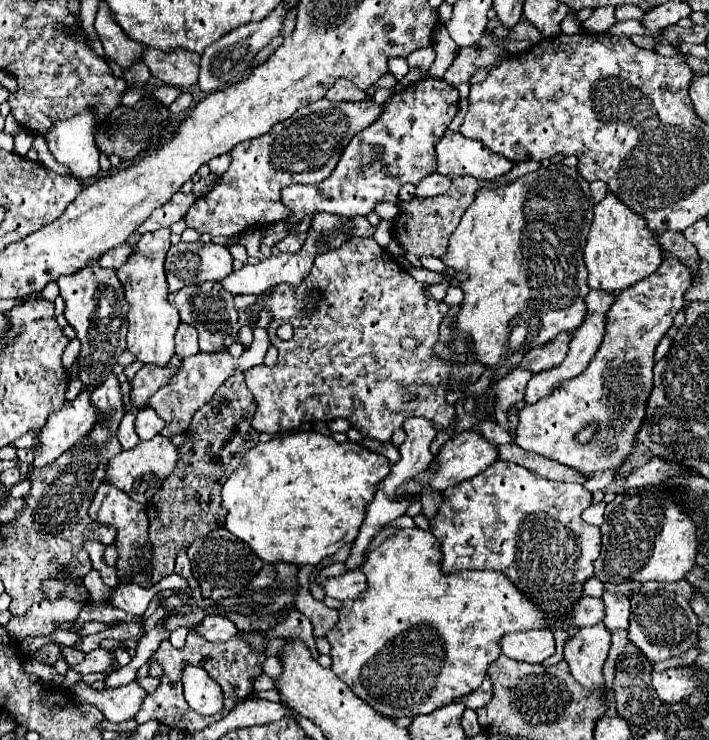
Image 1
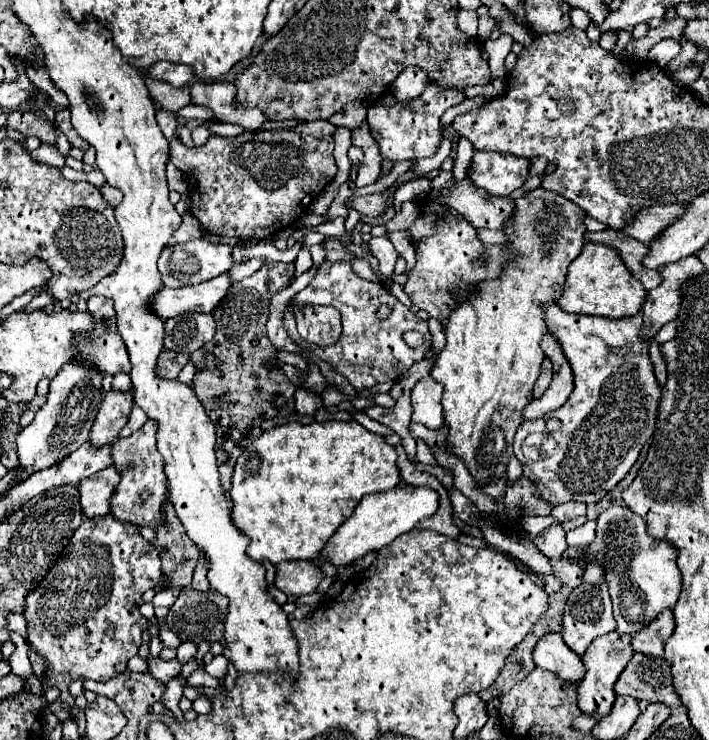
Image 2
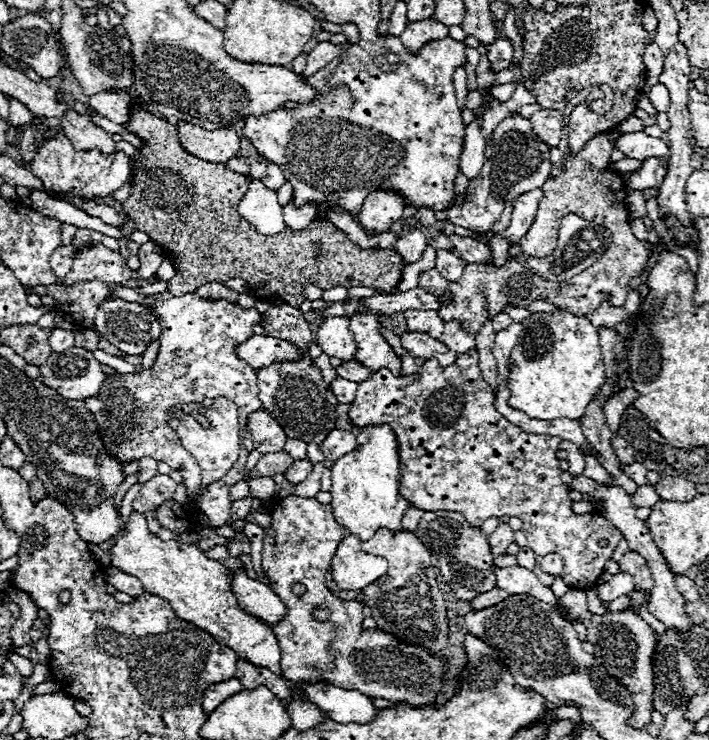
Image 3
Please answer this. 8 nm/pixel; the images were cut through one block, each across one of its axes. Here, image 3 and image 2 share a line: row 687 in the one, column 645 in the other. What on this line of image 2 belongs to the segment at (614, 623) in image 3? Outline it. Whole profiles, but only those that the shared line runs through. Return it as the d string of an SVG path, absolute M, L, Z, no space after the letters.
M664 610L664 614L652 620L650 626L644 626L644 630L634 634L632 648L648 656L664 656L664 642L672 636L674 626L674 612Z

